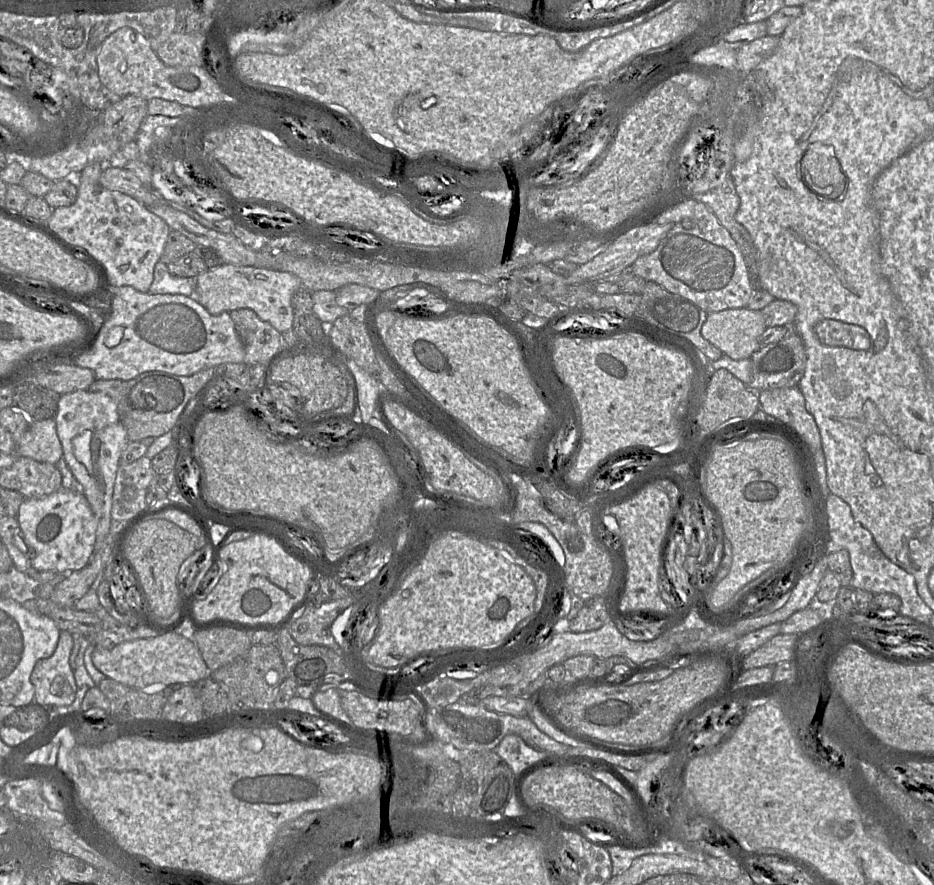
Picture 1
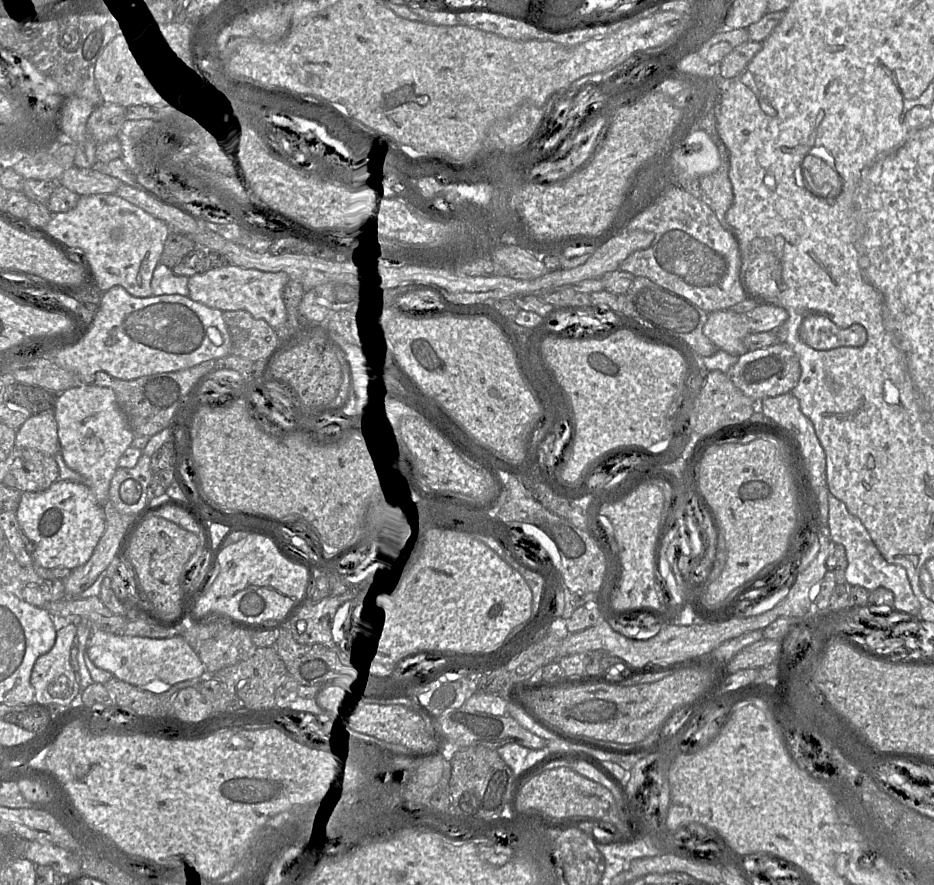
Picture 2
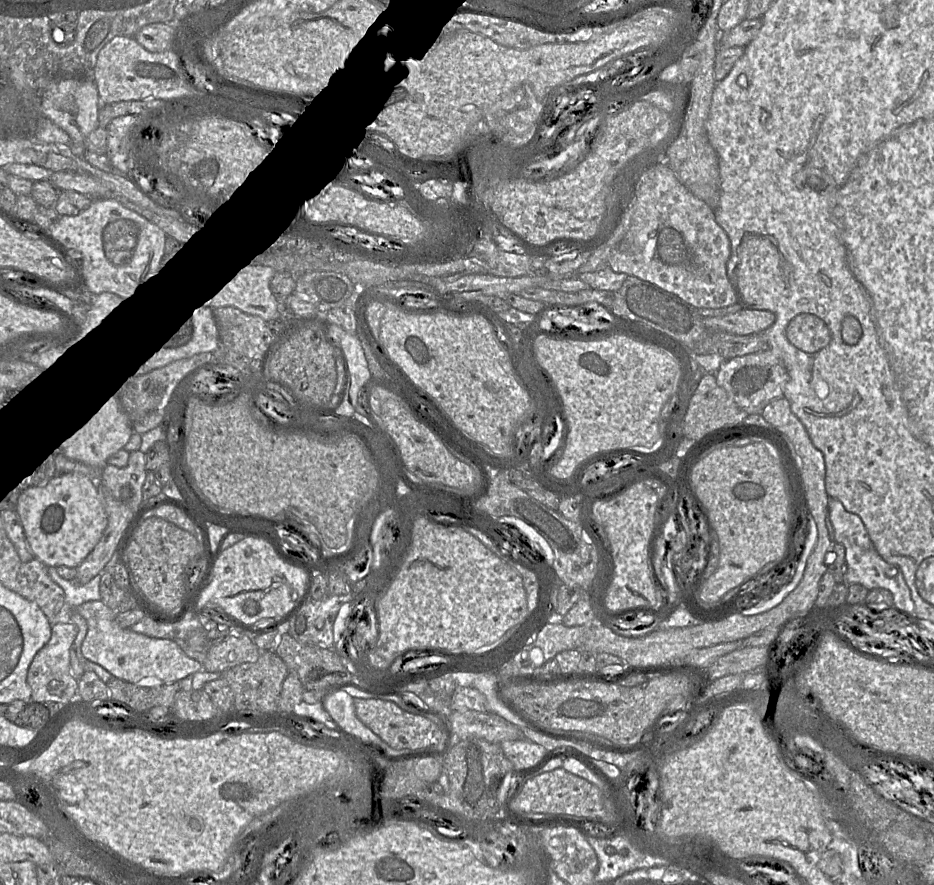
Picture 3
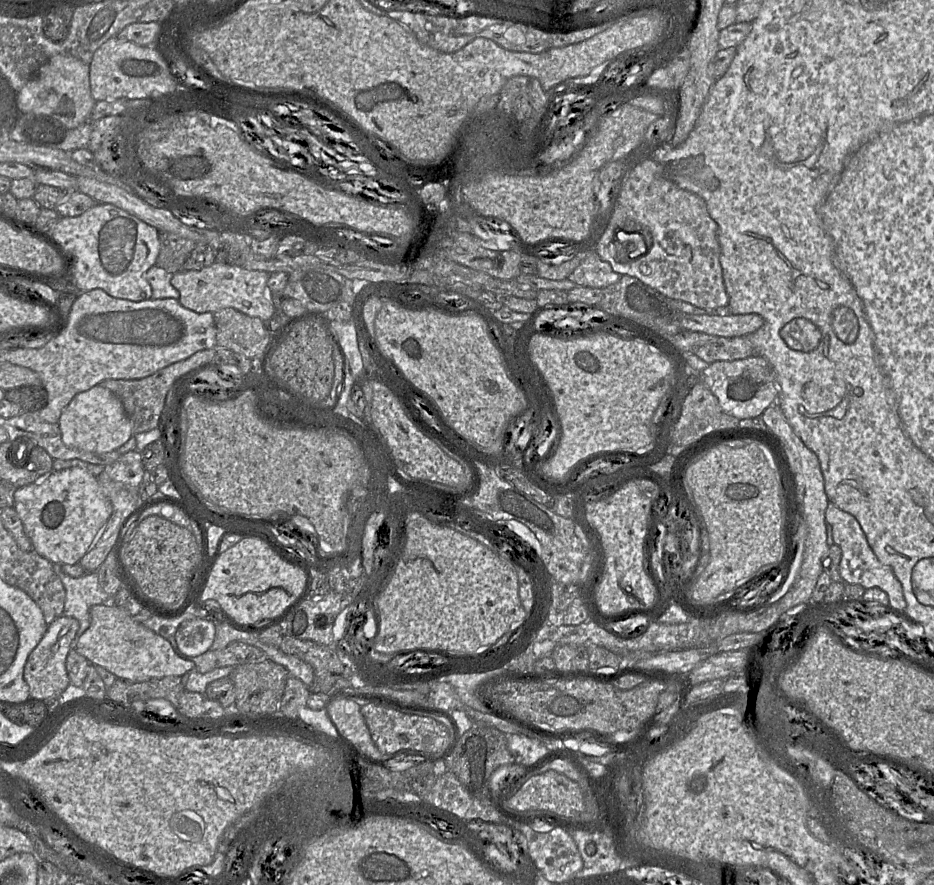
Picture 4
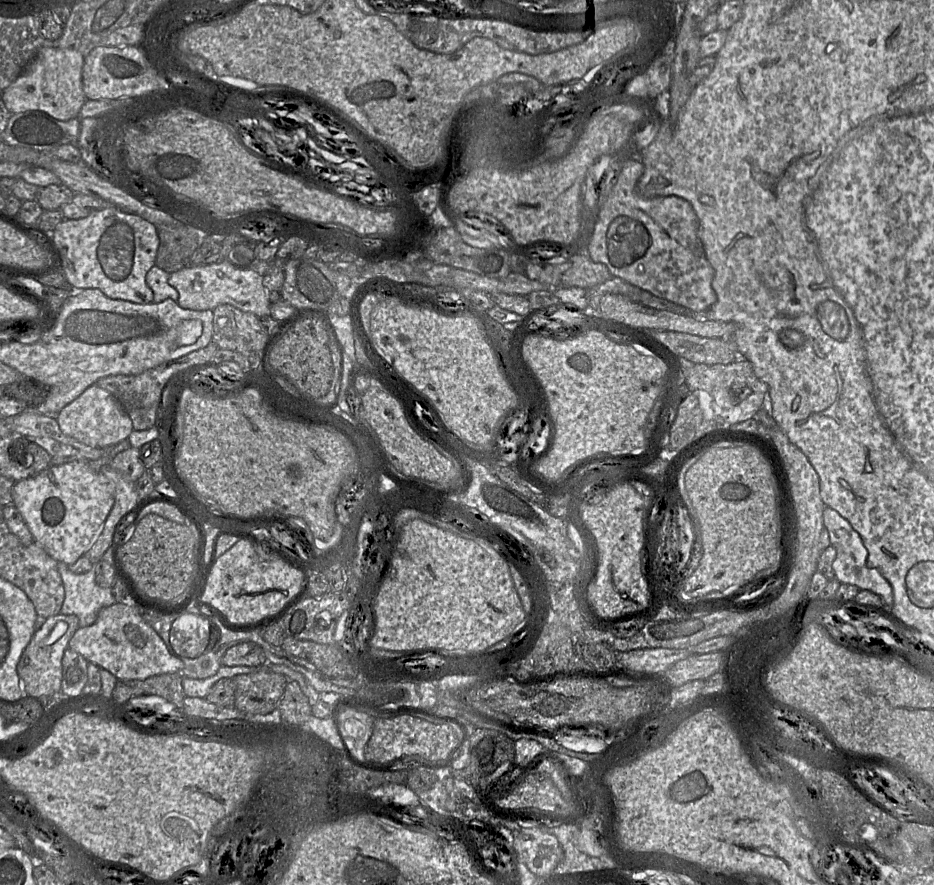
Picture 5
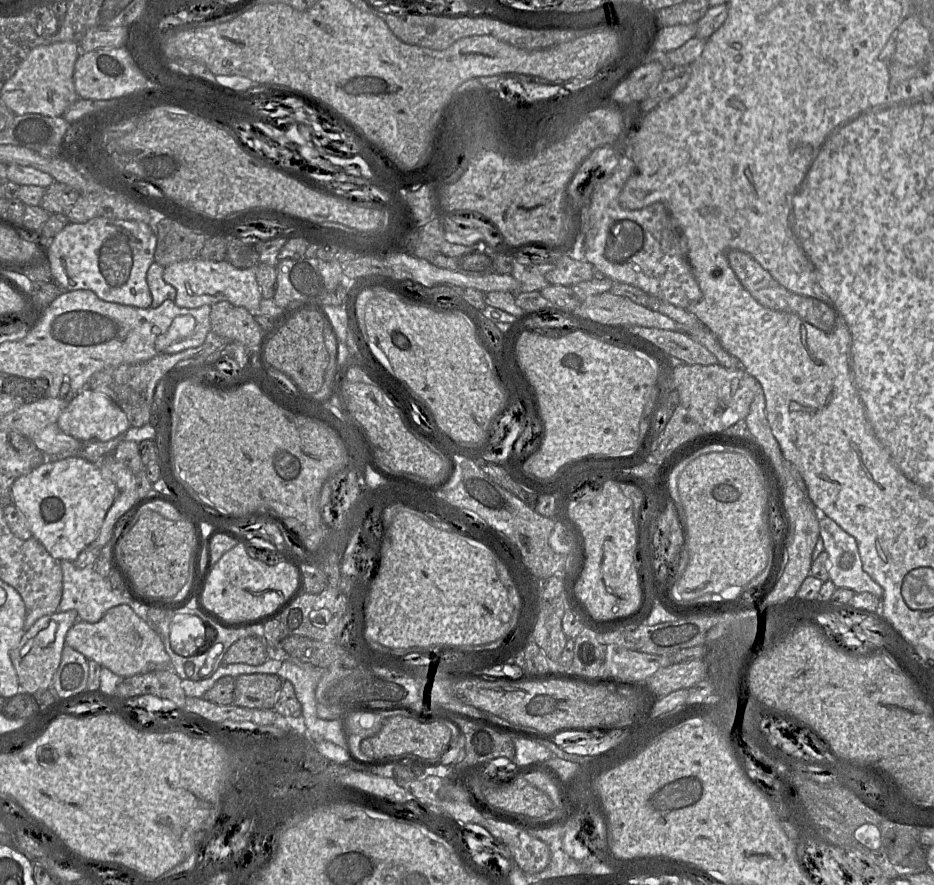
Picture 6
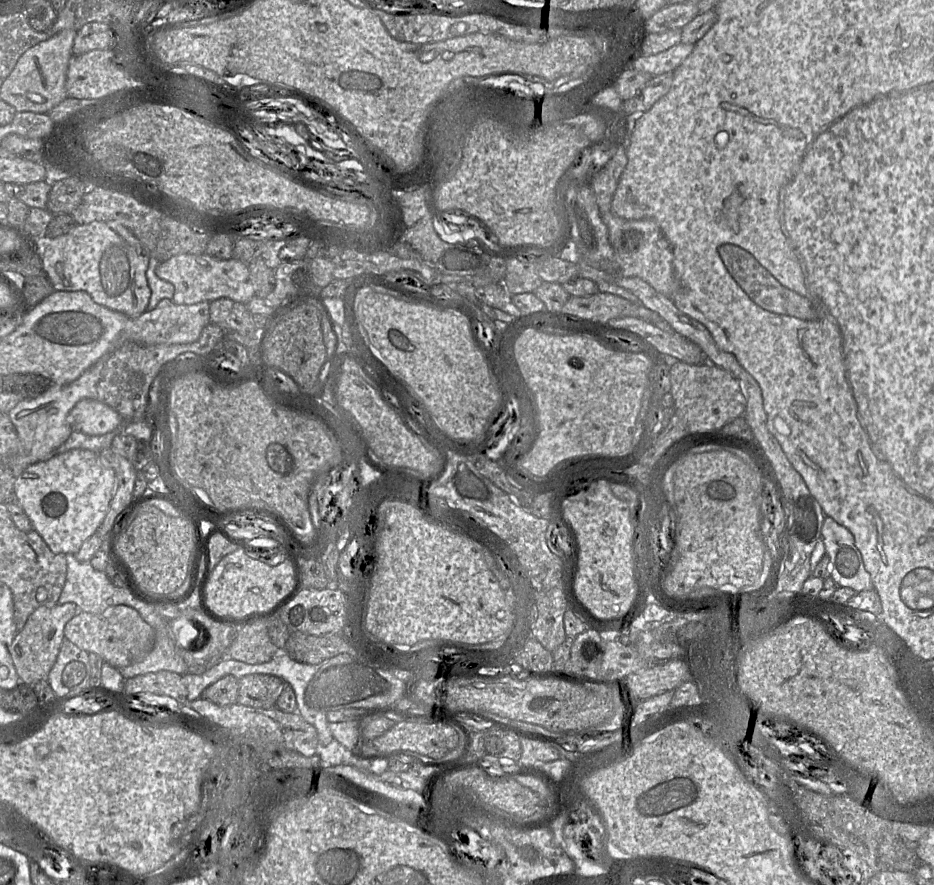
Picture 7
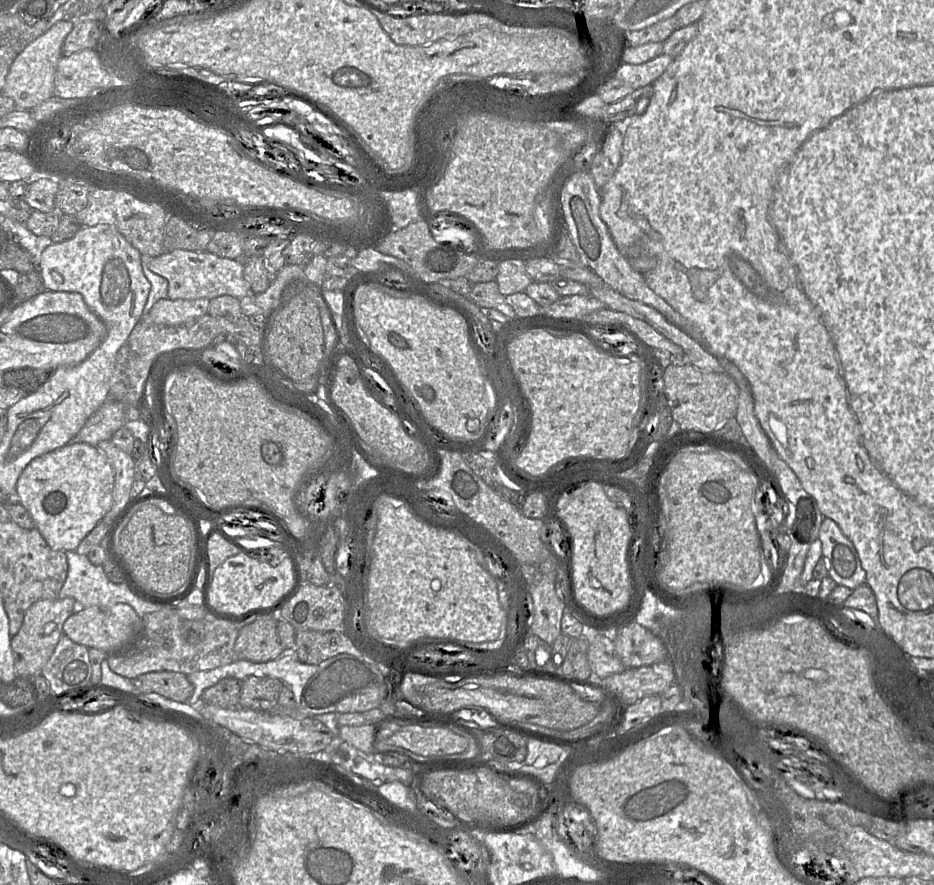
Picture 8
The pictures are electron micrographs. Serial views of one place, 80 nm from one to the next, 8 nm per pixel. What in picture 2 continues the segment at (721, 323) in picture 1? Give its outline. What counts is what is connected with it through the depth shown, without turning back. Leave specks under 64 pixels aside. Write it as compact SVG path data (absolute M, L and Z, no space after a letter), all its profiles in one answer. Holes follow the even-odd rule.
M719 310L709 313L703 327L703 333L719 350L738 357L747 352L743 343L743 338L749 334L745 313L737 313L731 310Z

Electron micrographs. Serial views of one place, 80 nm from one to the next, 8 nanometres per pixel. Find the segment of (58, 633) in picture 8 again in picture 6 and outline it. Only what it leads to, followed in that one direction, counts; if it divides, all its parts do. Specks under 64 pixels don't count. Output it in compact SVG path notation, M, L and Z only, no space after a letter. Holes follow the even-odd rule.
M76 610L56 612L38 619L23 635L18 646L11 650L10 658L16 670L20 692L34 694L38 690L46 690L52 685L52 680L61 662L65 638L69 629L78 621Z

